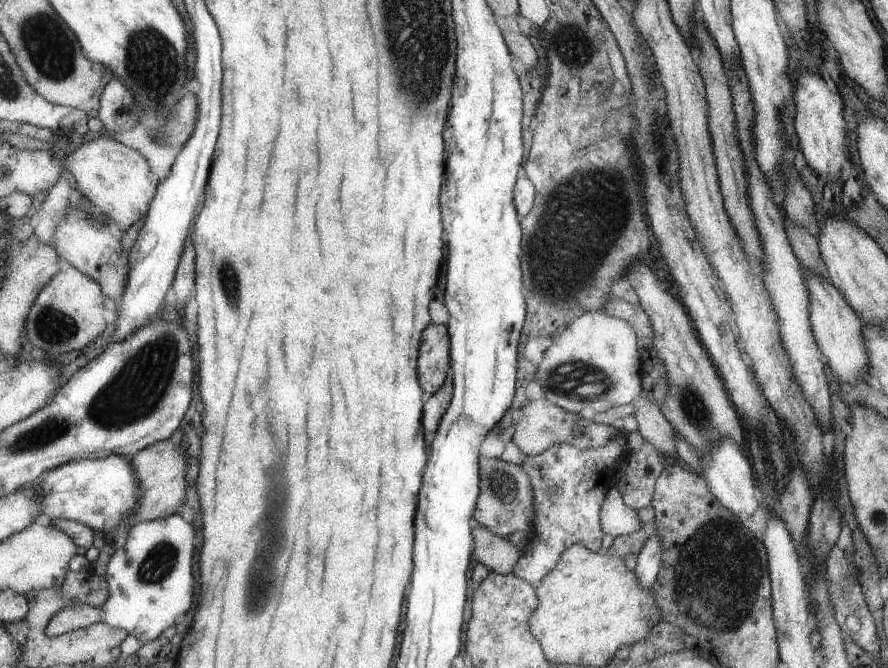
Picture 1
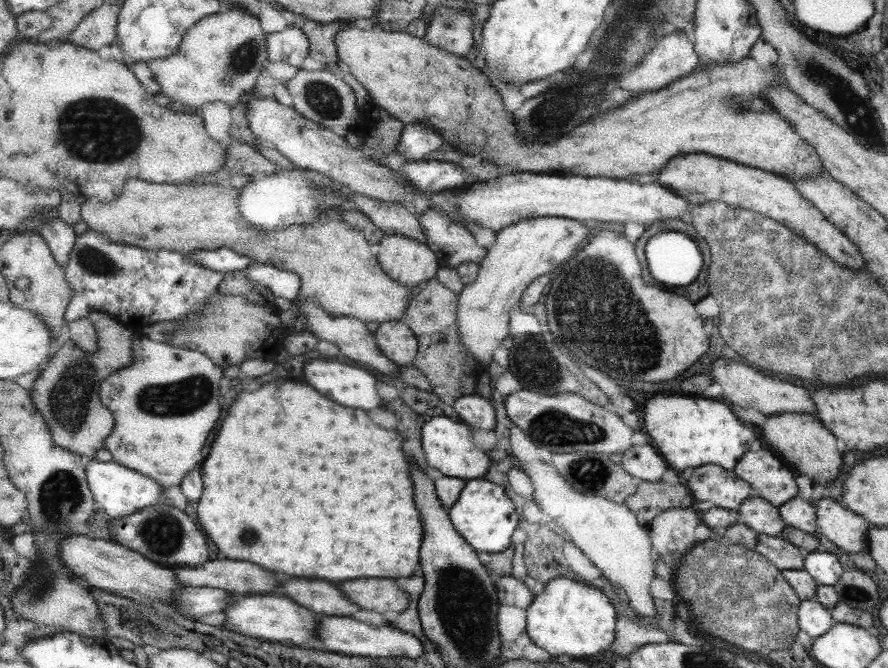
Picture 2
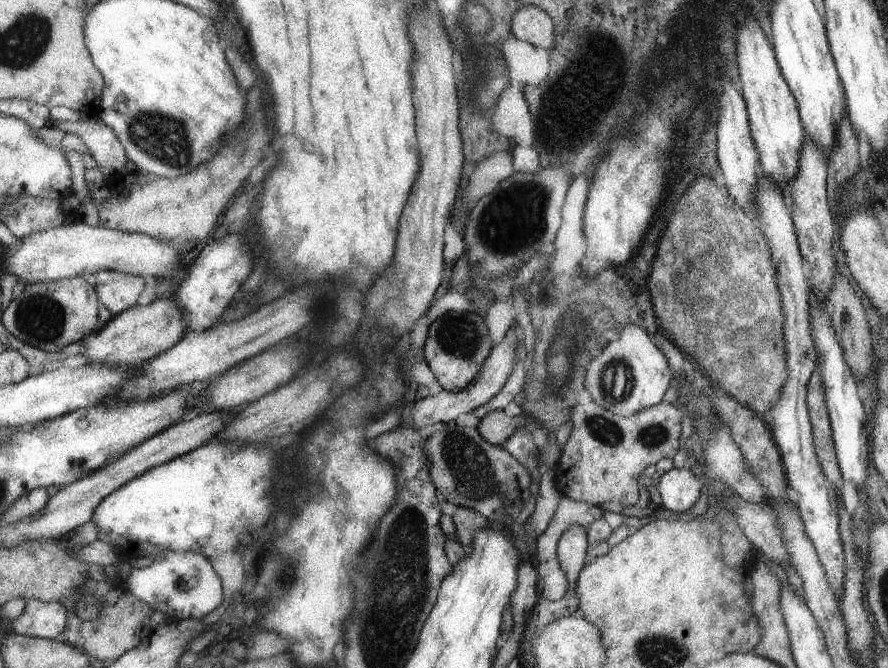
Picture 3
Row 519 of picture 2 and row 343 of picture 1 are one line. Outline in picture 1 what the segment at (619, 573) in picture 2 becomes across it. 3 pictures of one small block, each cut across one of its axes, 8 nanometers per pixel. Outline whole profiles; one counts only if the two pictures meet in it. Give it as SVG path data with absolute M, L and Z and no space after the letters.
M595 311L581 314L573 323L565 326L561 333L553 336L543 352L537 370L547 370L547 378L541 382L545 399L554 406L569 413L578 413L584 408L592 408L595 413L609 408L631 403L640 394L643 376L636 346L636 336L623 320L605 316Z

